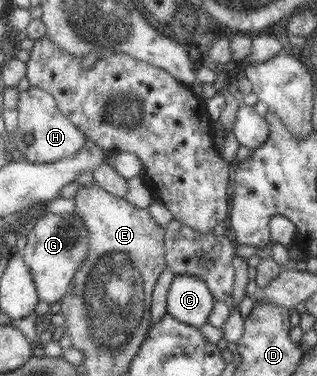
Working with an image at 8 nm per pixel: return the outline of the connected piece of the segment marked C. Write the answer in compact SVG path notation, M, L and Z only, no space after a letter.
M176 275L167 296L167 314L178 322L202 329L212 313L214 296L208 285L192 275Z

